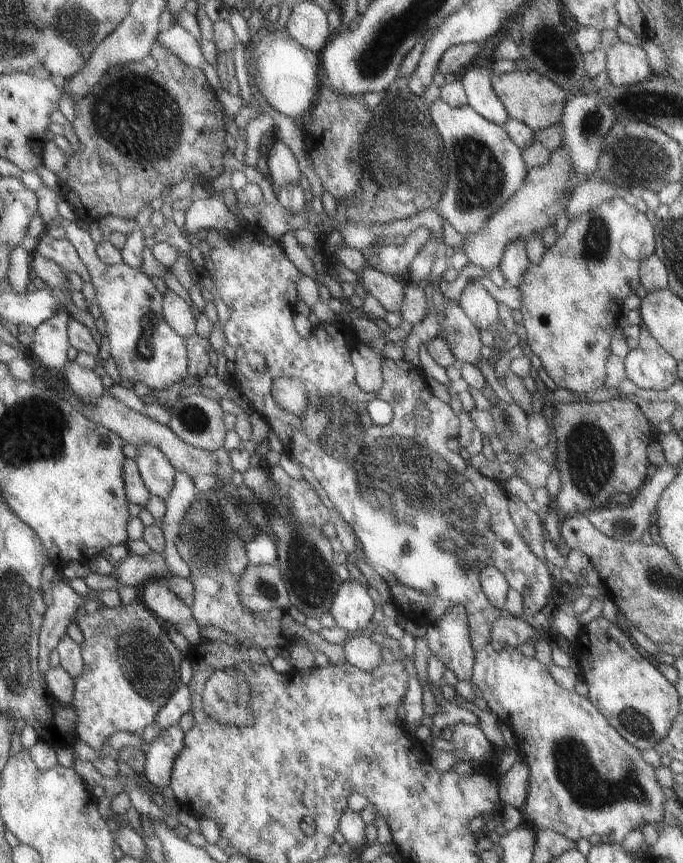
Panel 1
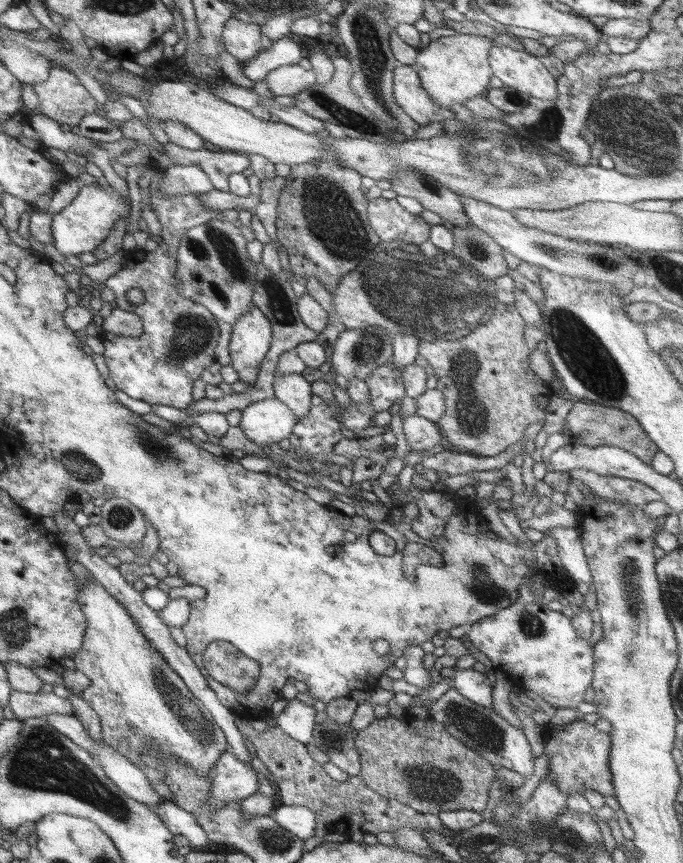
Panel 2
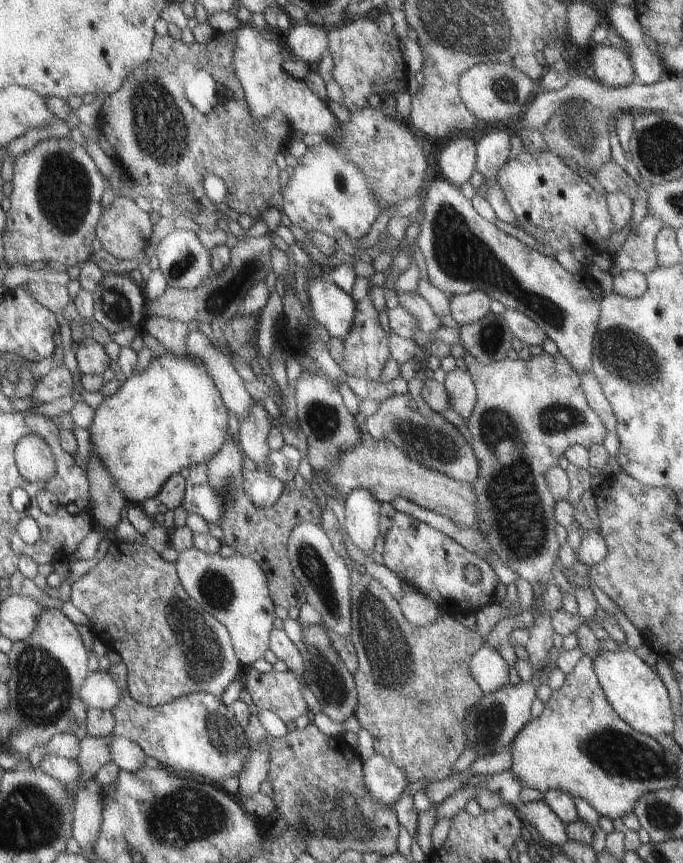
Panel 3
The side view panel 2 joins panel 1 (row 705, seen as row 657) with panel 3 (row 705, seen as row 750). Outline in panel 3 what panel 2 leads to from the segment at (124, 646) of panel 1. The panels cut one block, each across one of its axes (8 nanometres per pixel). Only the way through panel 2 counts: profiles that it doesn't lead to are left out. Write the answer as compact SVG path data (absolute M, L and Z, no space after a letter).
M109 664L107 672L123 688L121 702L111 710L115 718L115 726L111 732L113 736L135 742L137 746L141 746L145 756L153 756L159 762L159 766L171 772L175 770L193 772L203 778L209 778L211 782L223 784L227 778L237 776L243 770L251 748L247 744L243 726L235 720L231 706L225 706L221 698L199 692L177 698L171 704L147 708L129 696L125 688L127 684L125 664Z

